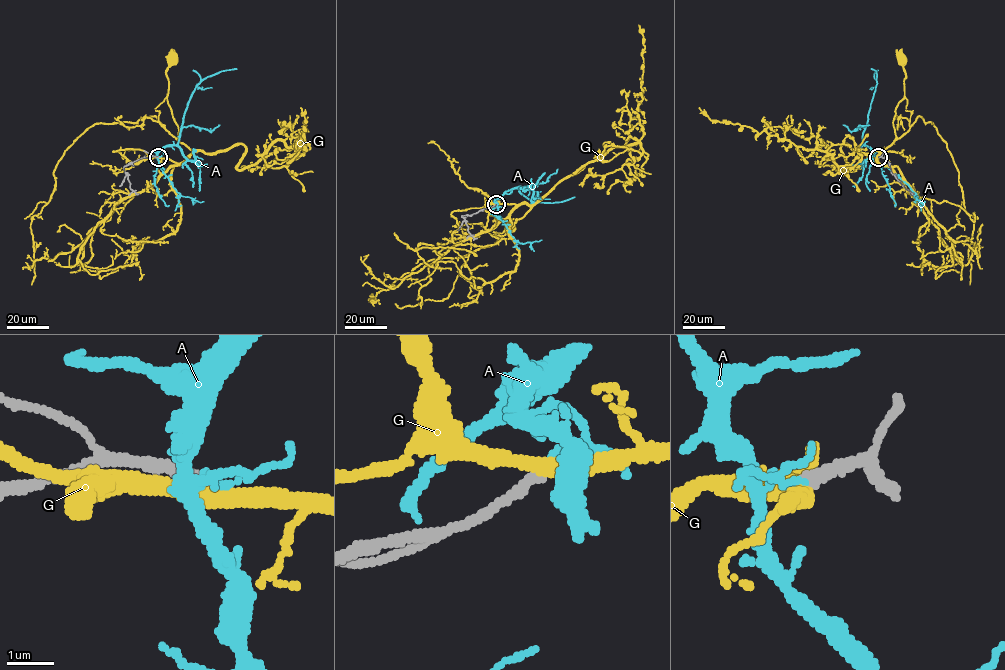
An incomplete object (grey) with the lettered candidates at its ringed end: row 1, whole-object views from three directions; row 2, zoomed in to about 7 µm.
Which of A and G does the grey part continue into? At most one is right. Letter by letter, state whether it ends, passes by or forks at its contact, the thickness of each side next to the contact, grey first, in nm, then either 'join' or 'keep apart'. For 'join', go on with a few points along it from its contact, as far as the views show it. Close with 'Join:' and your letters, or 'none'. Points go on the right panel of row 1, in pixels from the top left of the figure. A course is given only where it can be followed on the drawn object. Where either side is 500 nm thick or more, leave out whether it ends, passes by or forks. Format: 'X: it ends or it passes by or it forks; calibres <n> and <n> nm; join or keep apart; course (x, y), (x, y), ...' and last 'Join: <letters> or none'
A: it passes by; calibres 280 and 100 nm; keep apart
G: it passes by; calibres 280 and 360 nm; keep apart
Join: none

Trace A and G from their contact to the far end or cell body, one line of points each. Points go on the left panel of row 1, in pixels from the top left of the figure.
A: (158, 157), (157, 153), (166, 146), (177, 144), (184, 112), (195, 87), (207, 77), (237, 68)
G: (157, 157), (182, 163), (192, 152), (178, 140), (177, 124), (167, 97), (166, 70), (174, 59)

